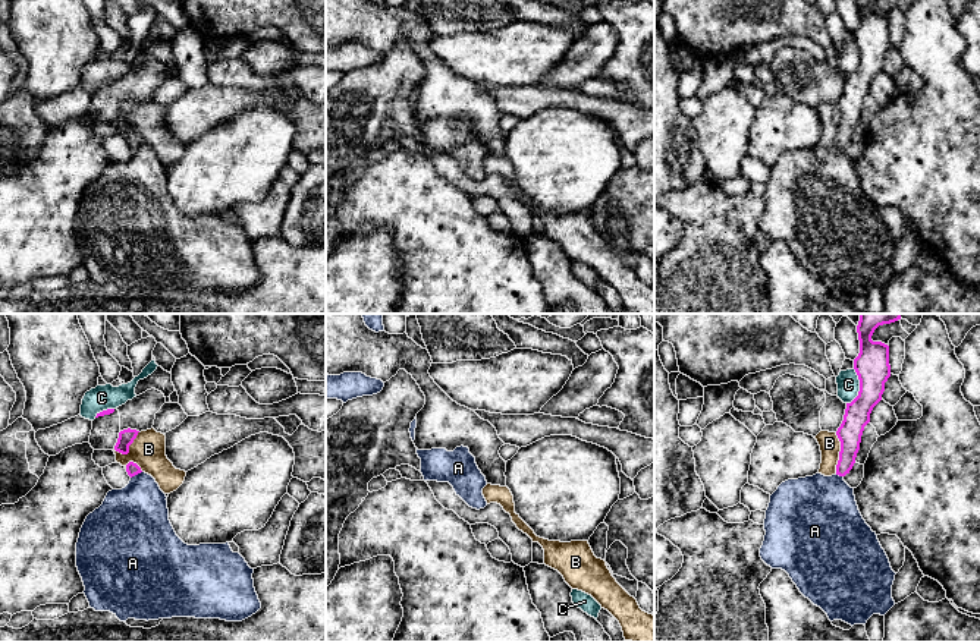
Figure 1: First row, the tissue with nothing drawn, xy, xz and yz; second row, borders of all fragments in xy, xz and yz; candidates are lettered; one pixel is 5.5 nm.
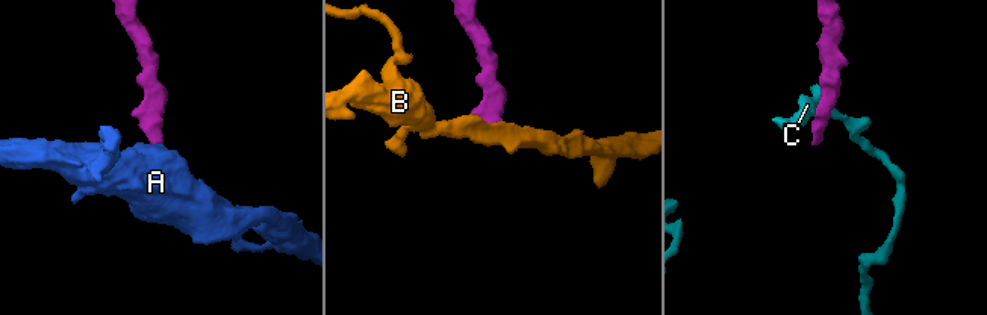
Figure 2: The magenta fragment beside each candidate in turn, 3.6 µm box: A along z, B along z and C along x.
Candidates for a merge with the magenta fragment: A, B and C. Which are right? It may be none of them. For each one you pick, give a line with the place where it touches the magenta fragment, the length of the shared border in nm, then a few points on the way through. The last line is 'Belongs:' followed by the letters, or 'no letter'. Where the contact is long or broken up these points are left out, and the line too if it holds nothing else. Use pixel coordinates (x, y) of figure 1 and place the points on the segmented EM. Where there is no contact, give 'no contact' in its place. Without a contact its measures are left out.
A: meets magenta in xy at (135, 474); contact 80 nm long; runs through xy (132, 469), (135, 474), (135, 519)
Belongs: A

